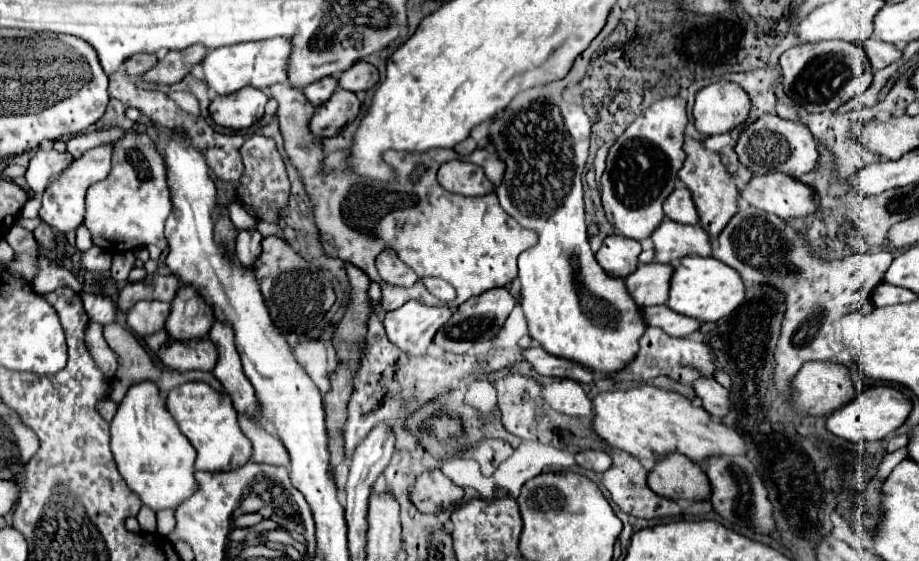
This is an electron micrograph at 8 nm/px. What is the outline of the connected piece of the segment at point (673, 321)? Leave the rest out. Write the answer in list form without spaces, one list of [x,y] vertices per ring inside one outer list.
[[[650,306],[644,308],[644,320],[648,326],[662,328],[668,336],[690,336],[700,328],[700,322],[688,316],[682,316],[668,306]]]

